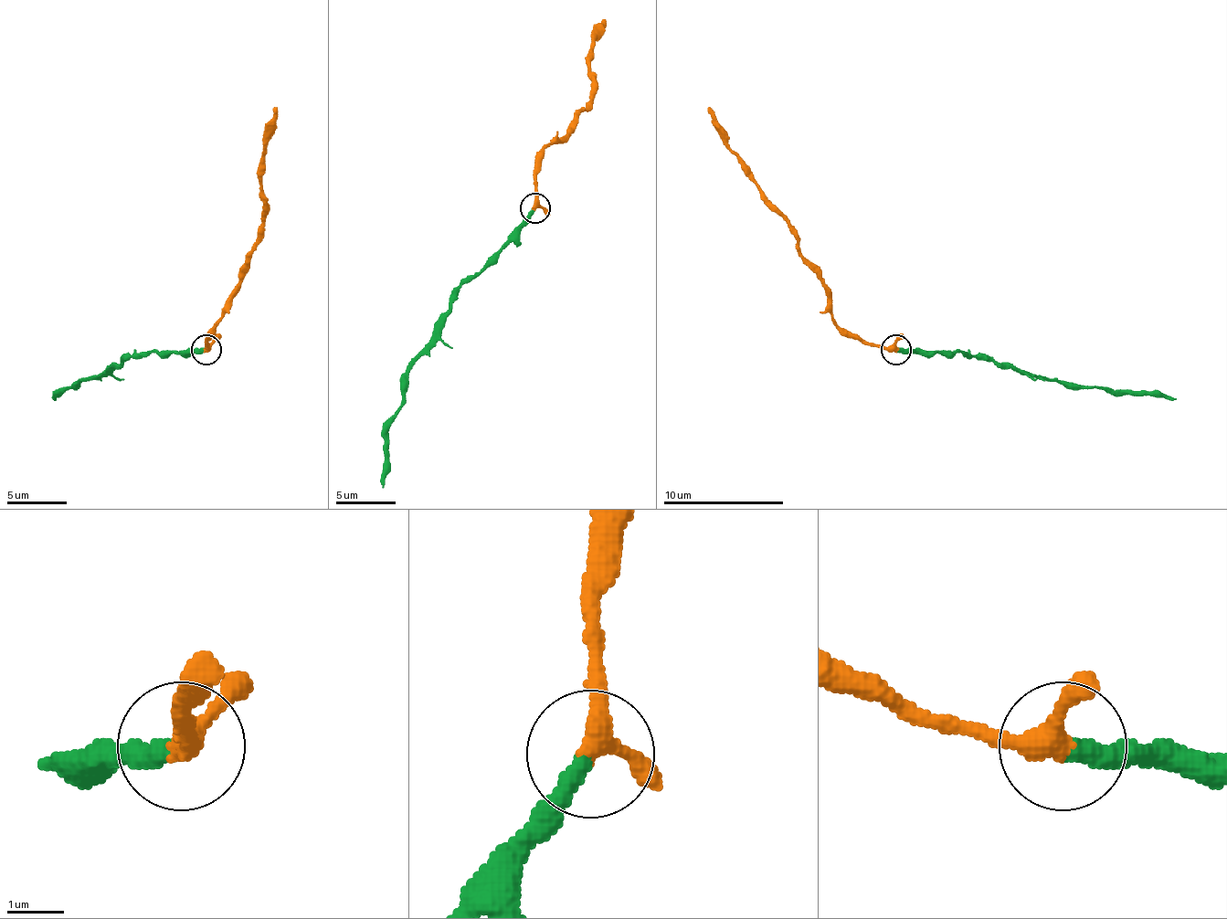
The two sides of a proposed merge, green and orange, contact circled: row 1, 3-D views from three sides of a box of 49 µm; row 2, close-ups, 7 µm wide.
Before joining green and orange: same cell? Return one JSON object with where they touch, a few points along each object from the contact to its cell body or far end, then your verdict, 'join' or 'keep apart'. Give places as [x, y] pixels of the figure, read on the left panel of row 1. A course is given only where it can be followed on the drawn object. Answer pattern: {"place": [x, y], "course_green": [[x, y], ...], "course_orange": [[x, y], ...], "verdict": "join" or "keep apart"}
{"place": [206, 349], "course_green": [[206, 350], [130, 355], [109, 374], [82, 380], [55, 398]], "course_orange": [[206, 350], [206, 338], [220, 320], [238, 269], [253, 254], [262, 224], [262, 148], [278, 106]], "verdict": "join"}

